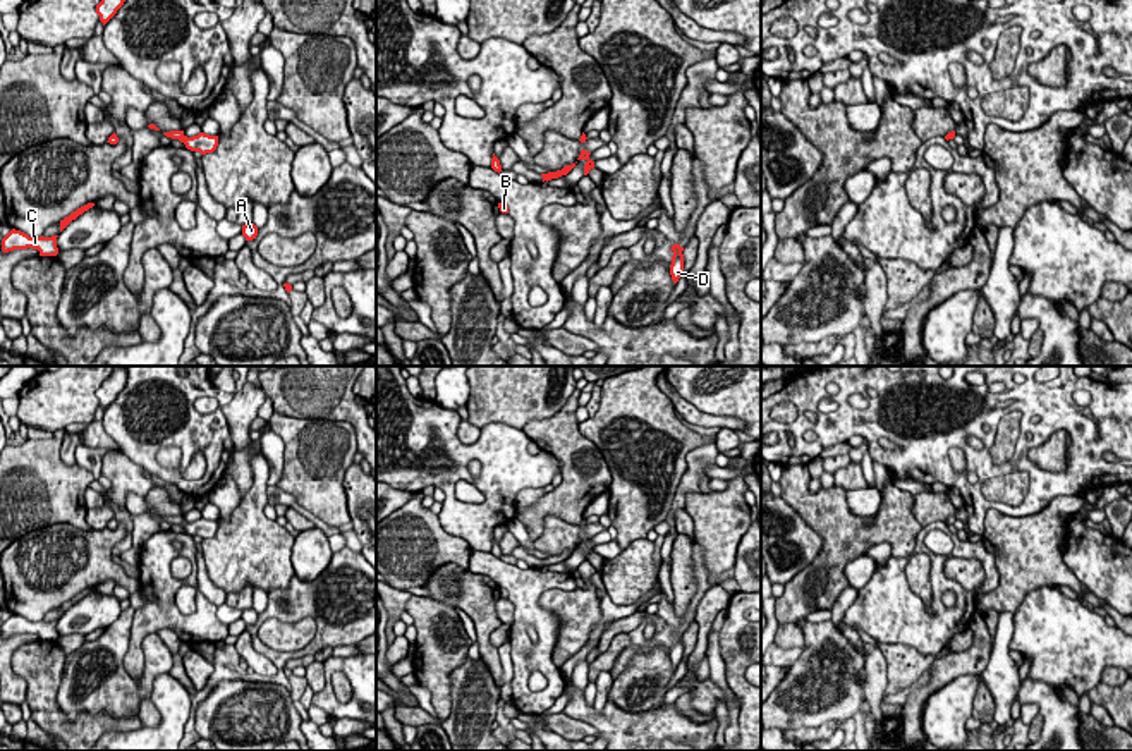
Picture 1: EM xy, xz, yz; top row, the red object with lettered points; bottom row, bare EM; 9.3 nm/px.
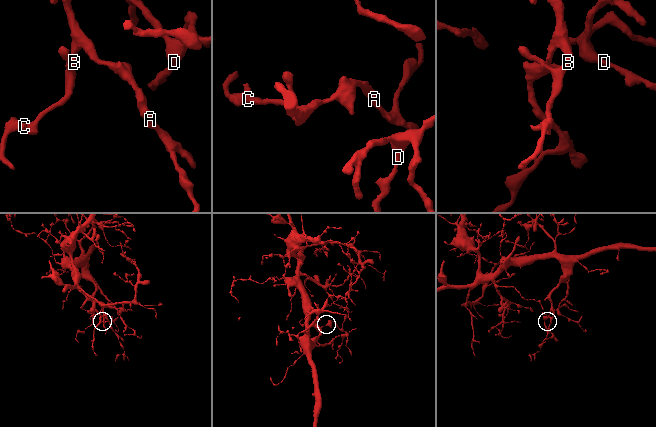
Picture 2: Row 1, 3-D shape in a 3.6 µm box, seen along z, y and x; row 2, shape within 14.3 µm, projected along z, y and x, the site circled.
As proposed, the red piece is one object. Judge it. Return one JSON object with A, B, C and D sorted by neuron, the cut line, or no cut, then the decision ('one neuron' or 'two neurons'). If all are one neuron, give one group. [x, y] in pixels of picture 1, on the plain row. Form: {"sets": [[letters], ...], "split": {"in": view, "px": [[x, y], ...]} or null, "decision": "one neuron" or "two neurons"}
{"sets": [["A", "B", "C", "D"]], "split": null, "decision": "one neuron"}

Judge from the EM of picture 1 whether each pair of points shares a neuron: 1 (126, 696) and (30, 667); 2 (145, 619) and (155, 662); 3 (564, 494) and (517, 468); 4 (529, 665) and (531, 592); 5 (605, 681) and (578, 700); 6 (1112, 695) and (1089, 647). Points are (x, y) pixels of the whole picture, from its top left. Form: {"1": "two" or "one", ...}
{"1": "two", "2": "two", "3": "two", "4": "one", "5": "two", "6": "two"}

